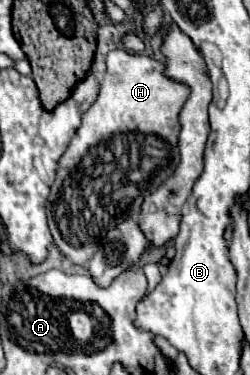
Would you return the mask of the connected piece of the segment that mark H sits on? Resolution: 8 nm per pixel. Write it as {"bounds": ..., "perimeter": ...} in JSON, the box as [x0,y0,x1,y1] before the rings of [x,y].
{"bounds":[47,50,189,266],"perimeter":[[[113,50],[107,56],[107,72],[101,82],[99,96],[95,104],[83,114],[83,122],[67,146],[65,154],[57,166],[57,178],[51,186],[51,194],[47,200],[47,220],[53,234],[53,242],[63,254],[65,260],[85,266],[87,260],[103,244],[103,238],[111,228],[117,226],[119,220],[129,216],[131,204],[137,198],[145,198],[155,192],[163,178],[175,170],[179,162],[179,110],[183,108],[189,96],[189,88],[179,84],[167,76],[163,76],[163,64],[145,56],[131,54],[125,50]]]}

